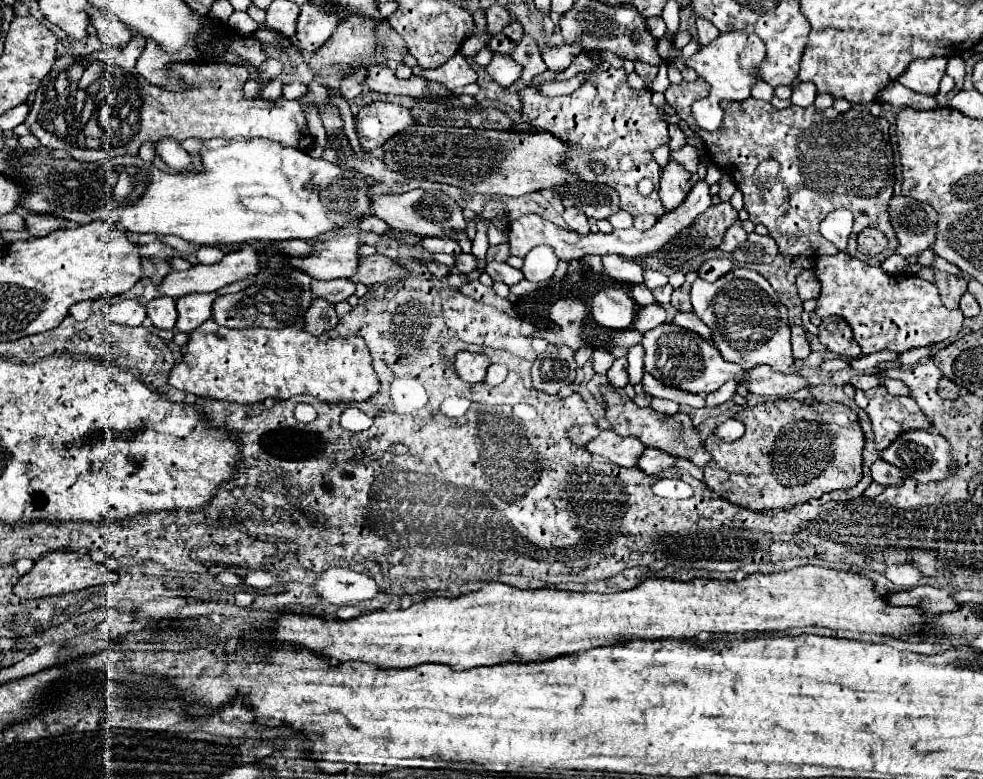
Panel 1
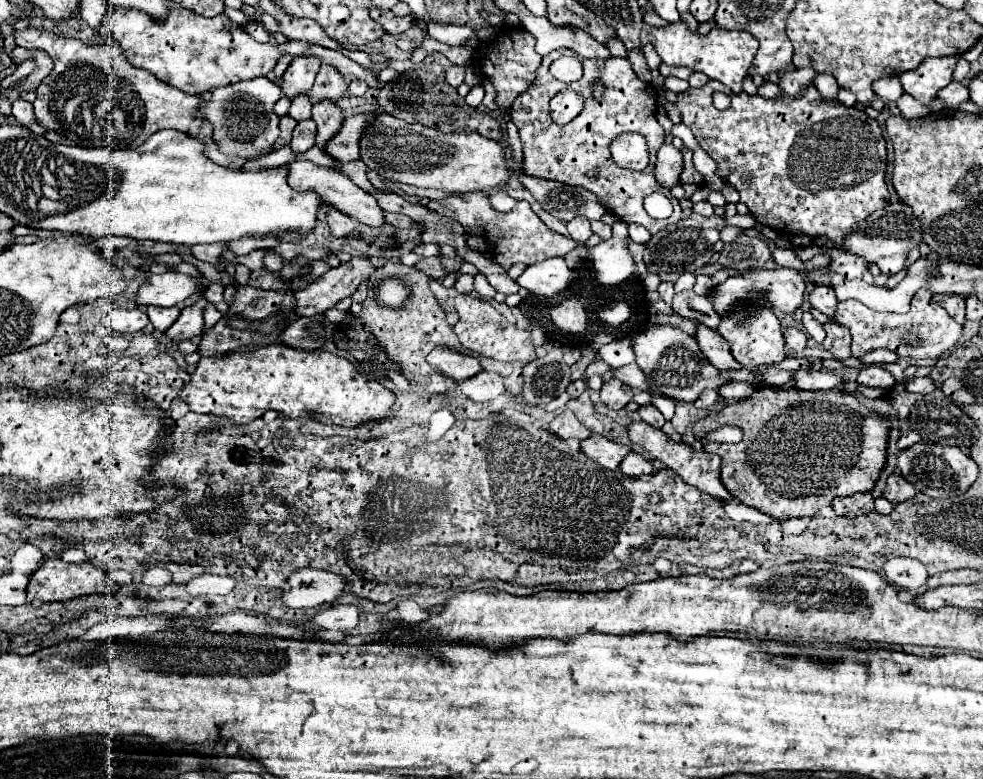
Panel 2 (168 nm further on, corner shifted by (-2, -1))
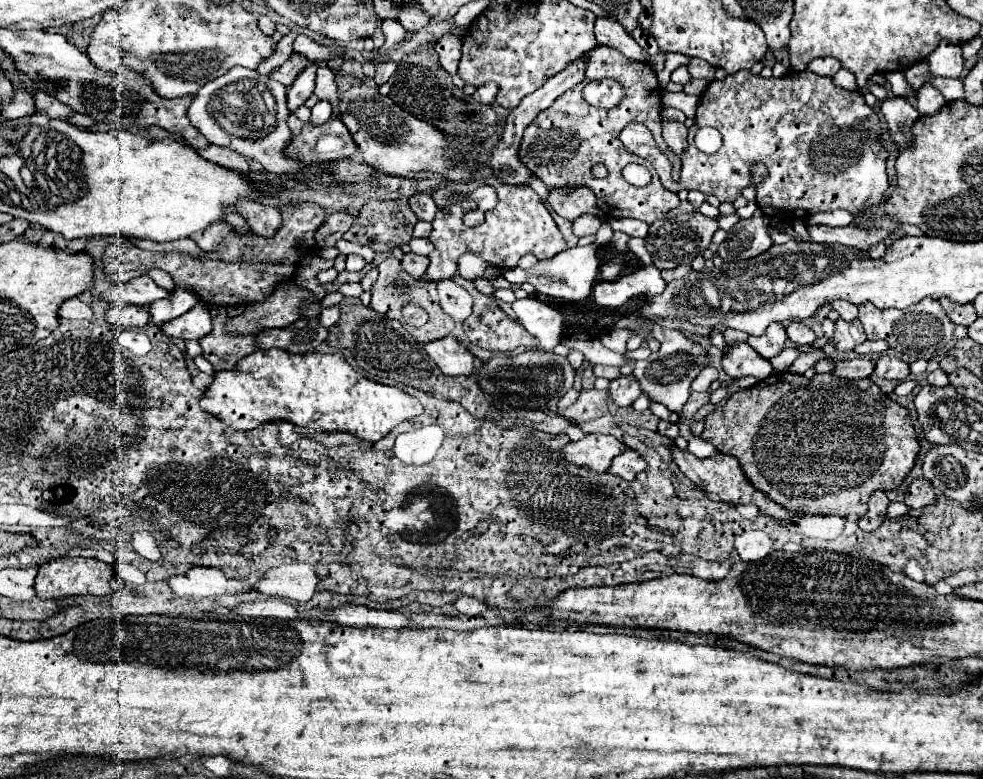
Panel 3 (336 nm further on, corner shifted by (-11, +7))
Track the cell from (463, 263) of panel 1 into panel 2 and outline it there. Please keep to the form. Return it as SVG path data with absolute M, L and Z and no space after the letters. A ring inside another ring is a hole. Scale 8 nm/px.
M421 258L417 264L415 264L415 270L423 272L427 278L435 278L435 280L441 280L447 276L447 272L443 272L443 266L439 264L439 258Z

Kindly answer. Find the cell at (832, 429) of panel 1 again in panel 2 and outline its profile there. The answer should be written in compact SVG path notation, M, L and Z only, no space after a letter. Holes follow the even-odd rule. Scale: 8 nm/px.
M771 386L757 388L749 398L721 408L717 414L709 414L695 422L693 432L703 442L705 452L715 452L723 458L723 484L733 498L757 508L777 520L787 518L811 518L821 508L831 506L837 496L853 496L857 492L871 492L879 480L879 474L887 462L887 440L891 422L875 416L853 394L843 390L809 392L809 390L775 390ZM721 426L739 426L743 438L737 444L703 442L703 436Z

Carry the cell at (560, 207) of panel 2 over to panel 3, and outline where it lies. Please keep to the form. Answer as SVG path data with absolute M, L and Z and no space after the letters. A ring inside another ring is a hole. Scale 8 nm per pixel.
M578 186L576 190L552 188L546 202L554 208L556 214L560 214L566 220L576 220L582 214L596 214L596 216L600 214L596 196L586 186Z

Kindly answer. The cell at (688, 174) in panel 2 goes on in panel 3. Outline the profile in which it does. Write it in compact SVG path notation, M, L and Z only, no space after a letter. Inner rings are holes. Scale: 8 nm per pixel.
M742 70L742 72L736 72L736 74L730 74L726 80L714 80L708 84L708 88L704 90L704 94L700 96L700 104L698 104L698 112L696 112L696 120L694 120L694 126L688 130L688 148L682 156L682 172L680 172L680 180L674 184L664 184L664 187L671 192L679 193L683 189L687 190L700 190L704 194L714 194L720 202L734 202L742 190L746 186L752 184L750 180L750 166L756 164L756 162L762 162L766 164L768 168L768 176L764 182L756 184L756 202L760 206L760 210L772 218L772 220L778 220L778 222L794 222L794 220L802 220L806 216L812 216L812 214L820 214L820 212L832 212L832 210L848 210L852 214L858 214L862 210L868 210L872 206L880 206L884 200L886 200L886 190L888 190L888 176L886 176L886 158L888 158L888 152L884 148L884 144L880 142L880 136L882 136L882 126L880 126L880 118L878 114L864 102L864 96L860 92L850 92L850 90L844 90L840 86L836 86L832 82L830 76L818 76L810 70L804 70L804 72L788 72L780 78L762 78L762 76L754 76L750 70ZM702 126L712 126L716 128L720 134L722 134L722 148L716 152L716 154L704 154L700 152L696 146L694 146L694 134L698 128Z

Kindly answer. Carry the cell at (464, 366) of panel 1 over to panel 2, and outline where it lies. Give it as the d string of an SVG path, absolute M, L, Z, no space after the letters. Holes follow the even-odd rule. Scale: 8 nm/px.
M445 346L433 348L431 354L427 356L427 362L435 366L443 376L453 378L455 382L473 378L477 372L481 372L481 364L477 358L449 350Z

